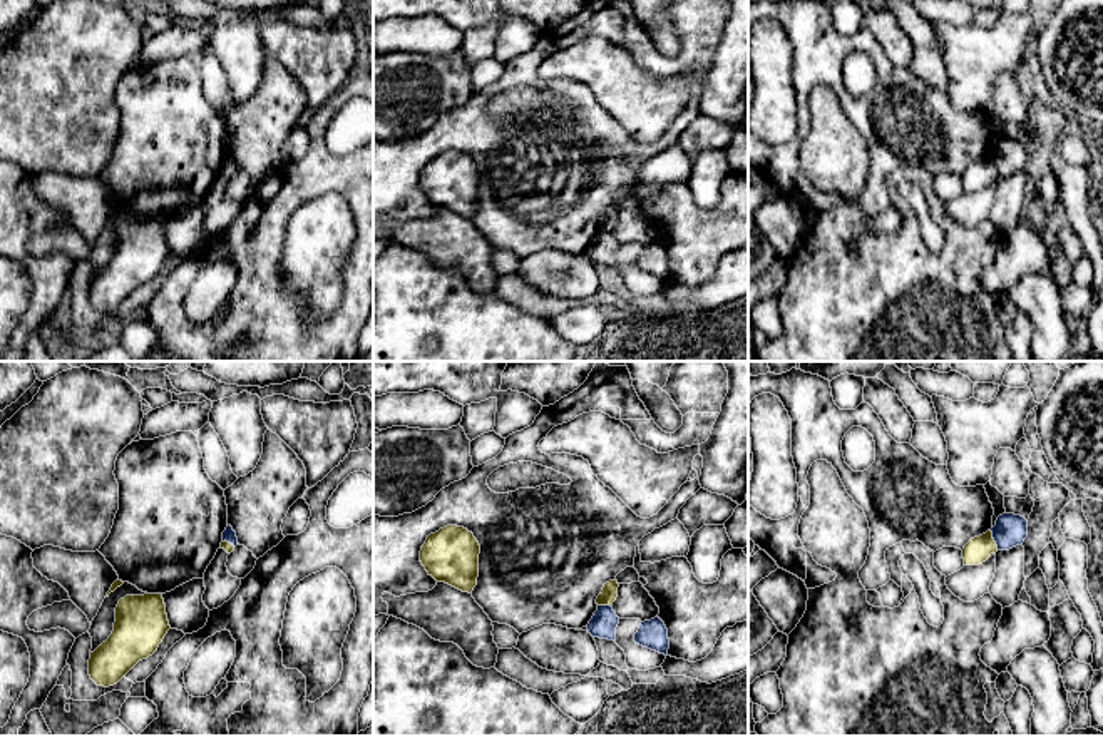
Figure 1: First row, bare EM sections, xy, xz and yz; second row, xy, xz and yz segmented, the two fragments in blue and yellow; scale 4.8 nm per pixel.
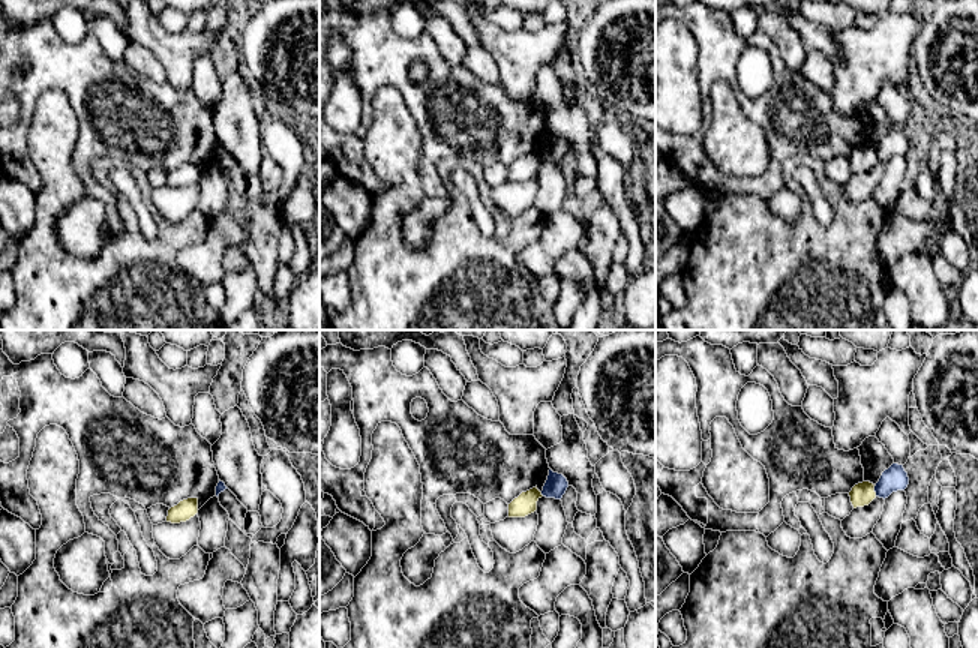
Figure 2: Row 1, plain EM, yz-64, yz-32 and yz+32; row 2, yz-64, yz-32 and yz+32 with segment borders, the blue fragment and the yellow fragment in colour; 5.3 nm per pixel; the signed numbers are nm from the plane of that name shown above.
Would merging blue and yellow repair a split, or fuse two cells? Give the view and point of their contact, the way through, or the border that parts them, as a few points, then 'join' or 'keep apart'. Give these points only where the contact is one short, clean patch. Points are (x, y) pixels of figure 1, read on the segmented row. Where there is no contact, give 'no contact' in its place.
meets blue in yz at (995, 541); border along yz (990, 531), (998, 549); keep apart

